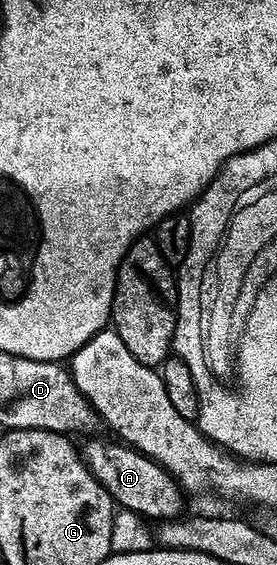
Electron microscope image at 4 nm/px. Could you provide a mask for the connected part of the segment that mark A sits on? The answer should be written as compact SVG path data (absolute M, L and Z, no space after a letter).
M92 437L83 444L82 454L84 463L90 473L110 493L113 504L125 511L132 511L145 520L163 521L174 519L181 514L184 507L185 492L179 483L173 479L172 474L165 467L160 467L147 455L129 447L120 441L107 443L104 439Z

